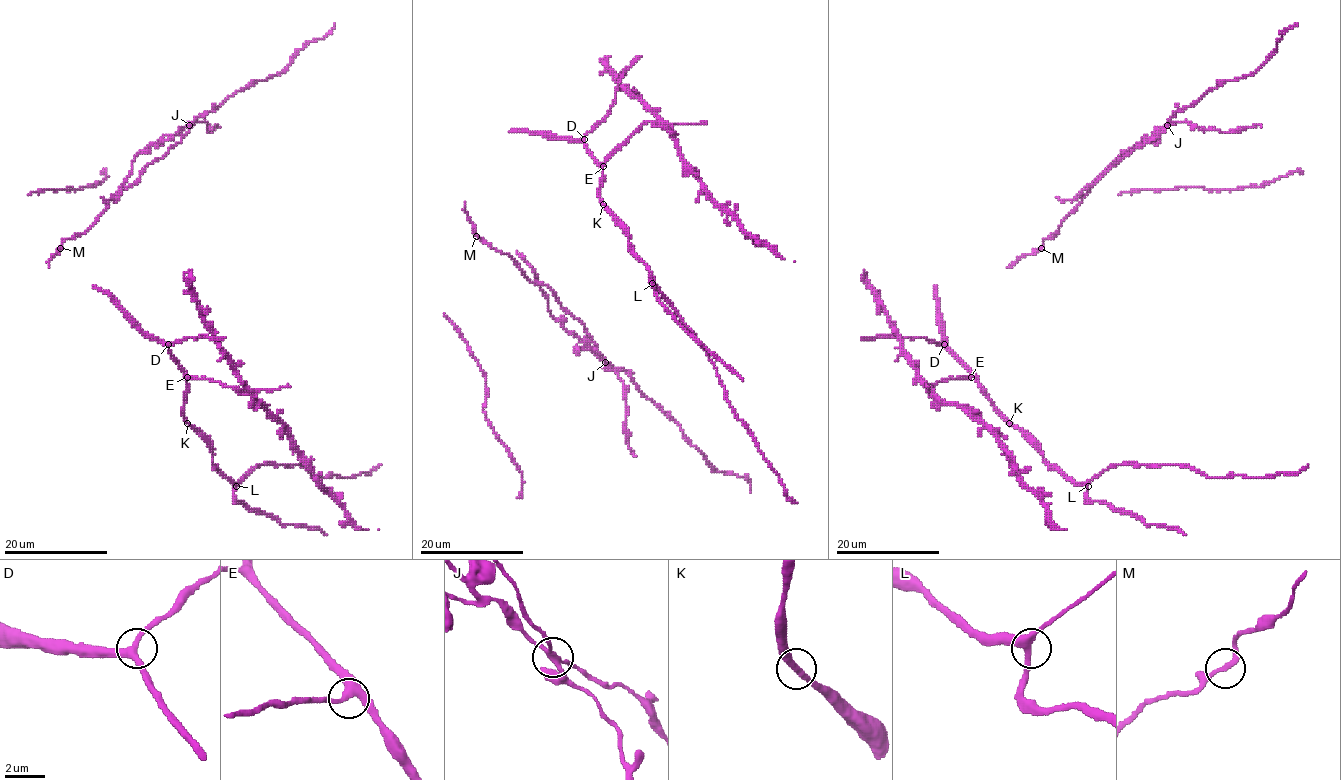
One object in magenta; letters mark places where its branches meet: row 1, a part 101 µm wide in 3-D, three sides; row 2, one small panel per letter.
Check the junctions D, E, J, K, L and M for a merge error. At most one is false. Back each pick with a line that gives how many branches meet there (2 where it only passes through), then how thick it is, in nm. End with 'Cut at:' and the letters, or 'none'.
J: Branches: 4. Thickness 200 nm
Cut at: J

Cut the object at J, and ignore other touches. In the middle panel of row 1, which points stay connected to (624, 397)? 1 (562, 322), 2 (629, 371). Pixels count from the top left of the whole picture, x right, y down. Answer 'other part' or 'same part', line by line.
1: same part
2: other part

